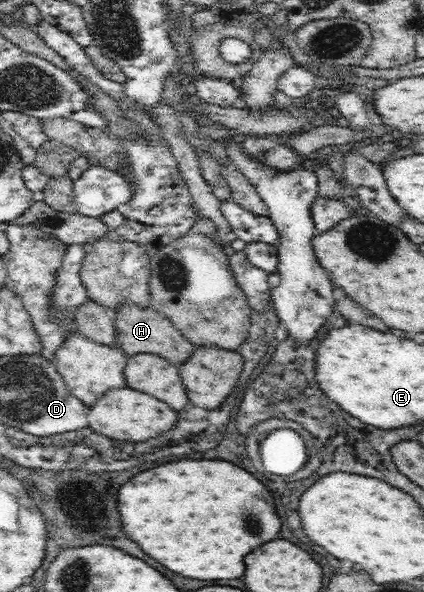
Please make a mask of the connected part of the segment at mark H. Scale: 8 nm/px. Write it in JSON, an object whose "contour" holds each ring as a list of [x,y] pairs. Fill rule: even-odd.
{"contour":[[[122,303],[114,307],[114,340],[117,348],[121,349],[126,356],[137,353],[153,353],[161,355],[165,360],[179,366],[185,358],[193,354],[195,346],[181,332],[175,329],[171,319],[164,313],[156,311],[153,307],[142,307],[134,303]]]}

